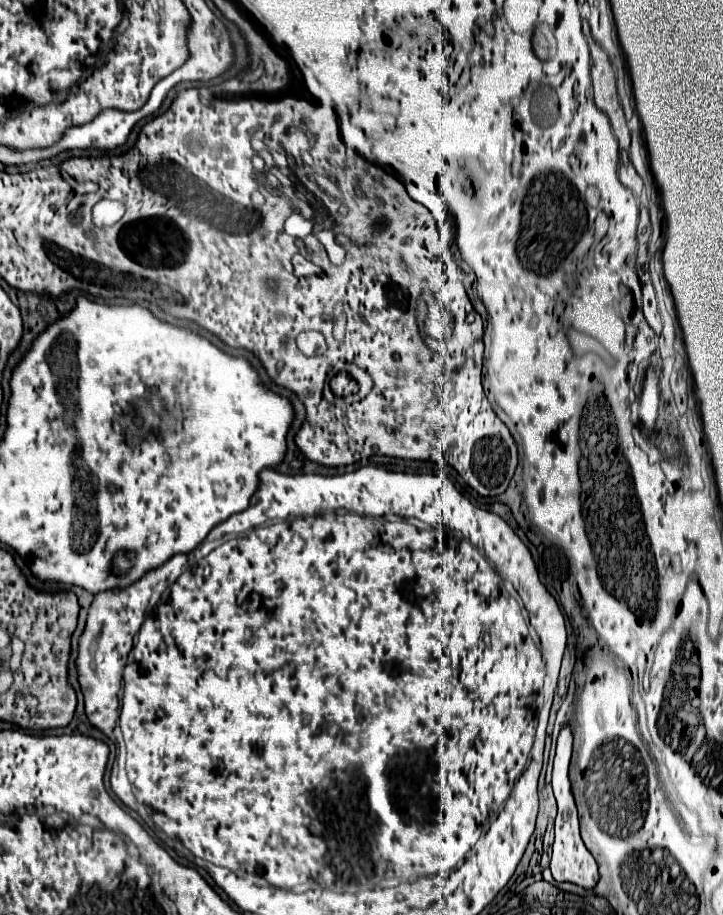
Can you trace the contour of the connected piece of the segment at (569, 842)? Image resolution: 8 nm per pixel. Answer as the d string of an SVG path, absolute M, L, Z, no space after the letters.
M563 725L557 737L557 749L555 749L555 759L553 759L553 791L555 799L559 805L559 813L555 819L555 843L553 843L553 857L551 857L551 873L557 883L573 883L583 889L595 889L599 883L599 869L593 859L593 855L587 851L581 835L579 835L579 819L577 819L577 807L575 807L575 797L571 791L571 781L569 781L569 763L571 763L571 751L573 751L573 733L569 725Z

